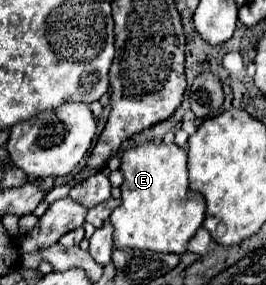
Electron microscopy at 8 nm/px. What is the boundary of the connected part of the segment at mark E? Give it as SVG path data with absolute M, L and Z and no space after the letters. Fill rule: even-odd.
M143 143L127 149L121 155L119 171L123 173L121 183L121 205L111 213L109 221L115 227L117 249L151 249L163 253L185 253L187 241L201 227L205 217L205 201L201 195L191 195L187 187L187 151L175 143Z

